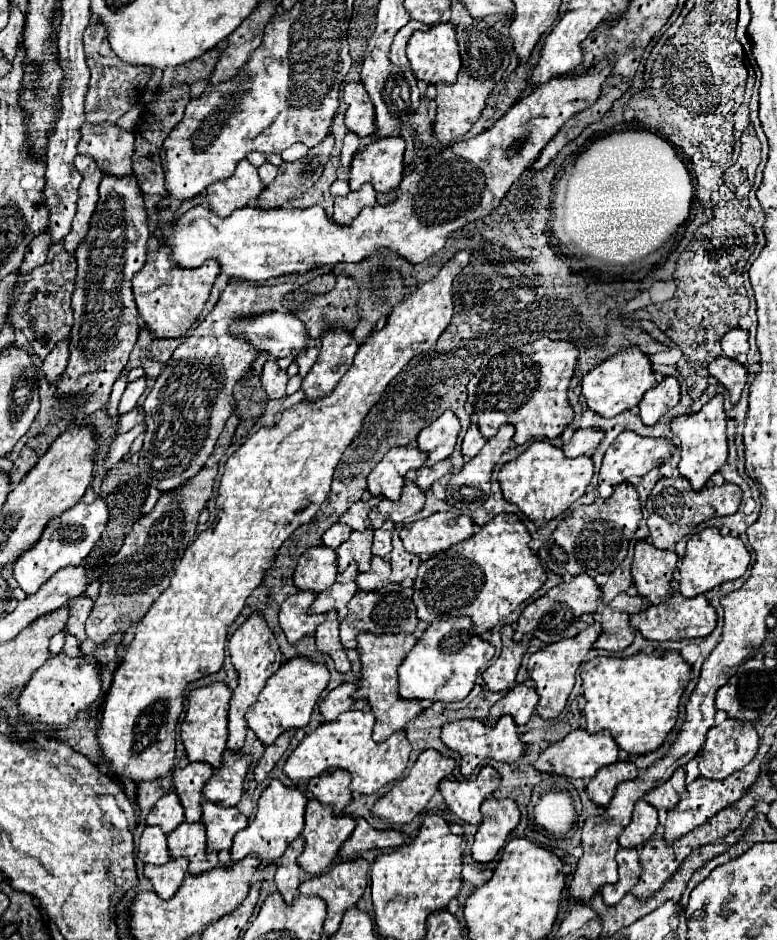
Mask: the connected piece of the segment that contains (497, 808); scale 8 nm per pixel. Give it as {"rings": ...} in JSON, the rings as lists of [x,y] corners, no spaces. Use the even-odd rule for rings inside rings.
{"rings":[[[488,798],[480,806],[482,824],[474,836],[472,858],[476,862],[492,862],[500,848],[506,844],[510,832],[518,826],[520,810],[514,800]]]}

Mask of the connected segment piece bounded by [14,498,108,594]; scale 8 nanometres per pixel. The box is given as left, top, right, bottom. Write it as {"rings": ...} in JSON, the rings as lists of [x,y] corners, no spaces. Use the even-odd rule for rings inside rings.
{"rings":[[[96,498],[92,504],[78,502],[74,508],[66,510],[62,516],[52,518],[52,522],[48,522],[44,534],[40,536],[38,544],[16,560],[14,578],[16,578],[18,586],[26,594],[34,594],[60,568],[78,566],[100,540],[100,536],[106,528],[106,522],[108,522],[108,506],[102,498]]]}

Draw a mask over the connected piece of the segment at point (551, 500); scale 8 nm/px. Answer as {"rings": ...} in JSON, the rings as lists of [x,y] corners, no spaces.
{"rings":[[[536,440],[524,454],[502,466],[498,482],[502,486],[504,498],[508,502],[514,502],[536,526],[542,526],[548,520],[566,512],[586,492],[592,474],[594,462],[590,456],[566,458],[560,448],[552,446],[550,442]]]}

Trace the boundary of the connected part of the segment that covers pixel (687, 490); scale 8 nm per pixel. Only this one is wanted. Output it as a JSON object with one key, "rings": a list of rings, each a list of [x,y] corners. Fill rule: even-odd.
{"rings":[[[662,478],[652,488],[646,508],[648,508],[648,528],[652,536],[652,544],[660,550],[672,548],[680,538],[688,536],[698,524],[716,516],[730,516],[738,510],[742,502],[742,490],[736,484],[724,482],[722,486],[714,486],[708,482],[702,490],[692,490],[686,478]]]}

